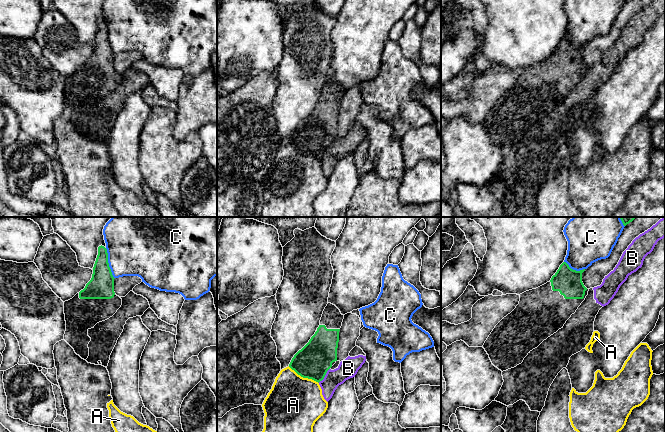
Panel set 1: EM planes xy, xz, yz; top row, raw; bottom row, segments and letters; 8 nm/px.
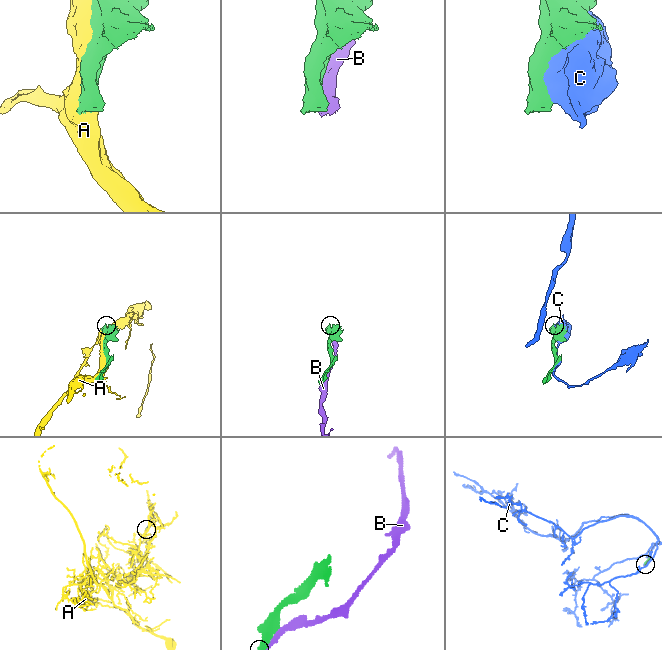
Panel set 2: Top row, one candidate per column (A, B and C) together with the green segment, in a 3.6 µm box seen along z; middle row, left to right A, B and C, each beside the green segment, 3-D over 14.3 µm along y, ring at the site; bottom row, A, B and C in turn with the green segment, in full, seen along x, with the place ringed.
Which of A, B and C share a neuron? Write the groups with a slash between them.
A / B / C

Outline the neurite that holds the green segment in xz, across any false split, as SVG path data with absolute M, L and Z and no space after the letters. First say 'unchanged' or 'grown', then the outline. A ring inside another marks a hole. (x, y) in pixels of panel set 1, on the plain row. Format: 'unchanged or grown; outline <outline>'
grown; outline M333 80L325 83L320 101L309 118L292 134L289 143L303 154L320 158L337 137L339 107L344 91Z

